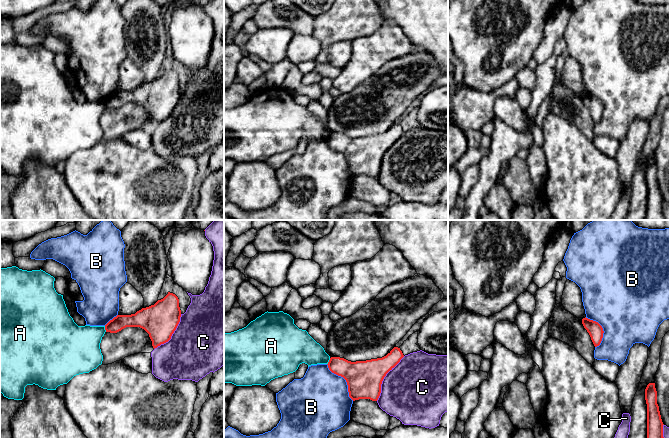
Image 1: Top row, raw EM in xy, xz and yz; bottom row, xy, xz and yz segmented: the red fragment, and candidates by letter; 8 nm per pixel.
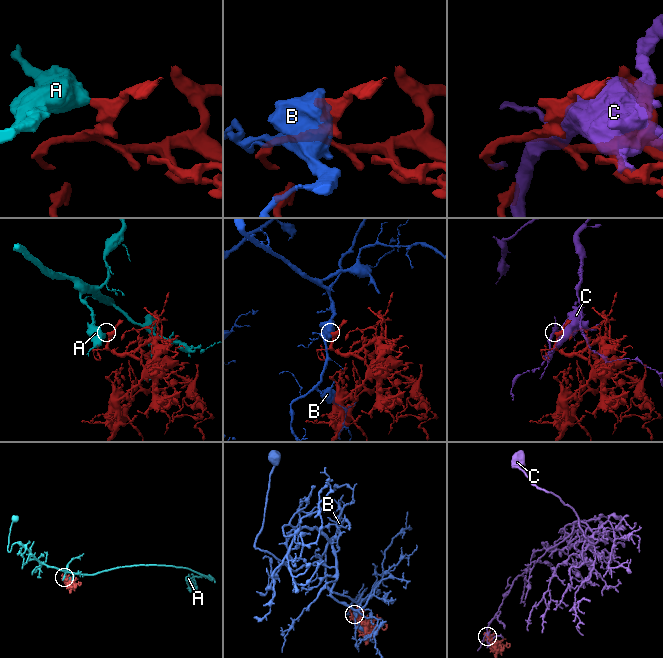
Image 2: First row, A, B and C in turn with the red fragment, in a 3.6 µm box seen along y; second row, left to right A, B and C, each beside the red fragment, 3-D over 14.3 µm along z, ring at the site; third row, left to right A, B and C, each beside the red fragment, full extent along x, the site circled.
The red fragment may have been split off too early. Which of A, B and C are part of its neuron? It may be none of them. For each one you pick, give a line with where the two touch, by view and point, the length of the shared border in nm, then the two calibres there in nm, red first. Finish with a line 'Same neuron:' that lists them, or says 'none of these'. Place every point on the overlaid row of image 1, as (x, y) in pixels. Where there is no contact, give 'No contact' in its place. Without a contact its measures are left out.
Same neuron: none of these

